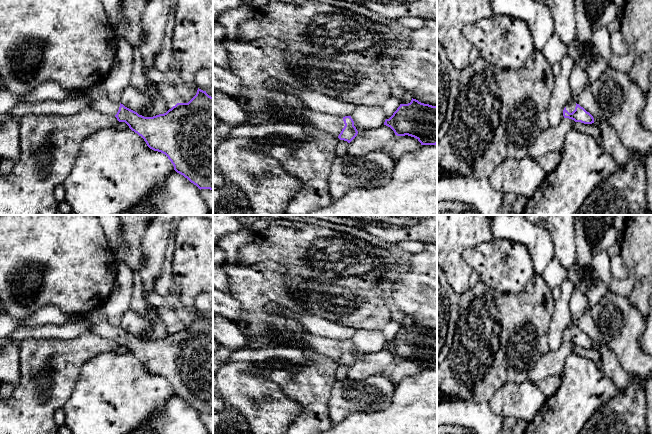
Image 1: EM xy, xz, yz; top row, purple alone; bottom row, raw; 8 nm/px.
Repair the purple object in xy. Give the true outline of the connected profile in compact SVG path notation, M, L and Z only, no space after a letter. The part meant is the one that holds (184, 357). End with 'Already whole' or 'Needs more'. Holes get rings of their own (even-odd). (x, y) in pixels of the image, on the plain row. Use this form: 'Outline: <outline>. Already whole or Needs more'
Outline: M104 308L89 311L85 318L90 320L88 332L115 340L141 360L147 370L165 378L174 394L201 413L213 414L213 321L198 312L196 319L188 327L177 327L164 338L144 341L121 327L109 324Z. Needs more

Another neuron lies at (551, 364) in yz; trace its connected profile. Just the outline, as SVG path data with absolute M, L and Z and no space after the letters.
M563 342L557 350L549 350L545 355L538 358L531 369L528 381L537 384L549 376L561 376L566 357L572 353L574 344Z

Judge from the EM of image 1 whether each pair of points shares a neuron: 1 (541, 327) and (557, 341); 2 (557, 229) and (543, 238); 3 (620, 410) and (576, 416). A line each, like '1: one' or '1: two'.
1: two
2: two
3: two

